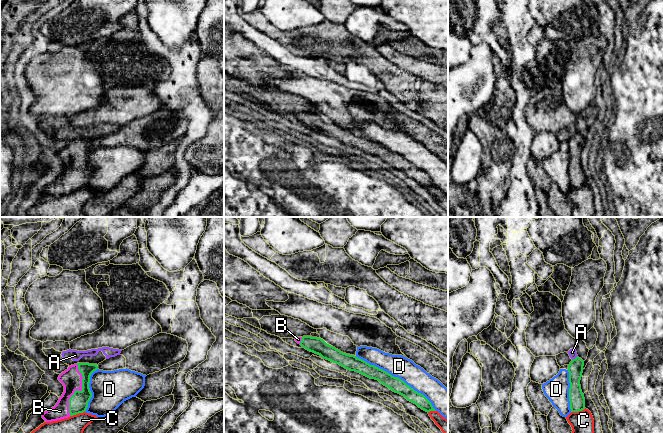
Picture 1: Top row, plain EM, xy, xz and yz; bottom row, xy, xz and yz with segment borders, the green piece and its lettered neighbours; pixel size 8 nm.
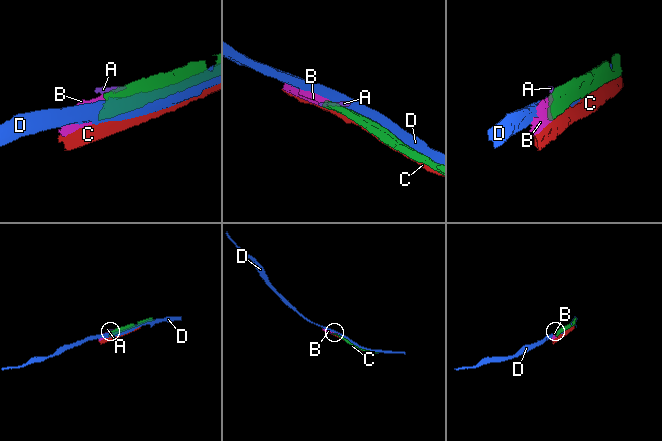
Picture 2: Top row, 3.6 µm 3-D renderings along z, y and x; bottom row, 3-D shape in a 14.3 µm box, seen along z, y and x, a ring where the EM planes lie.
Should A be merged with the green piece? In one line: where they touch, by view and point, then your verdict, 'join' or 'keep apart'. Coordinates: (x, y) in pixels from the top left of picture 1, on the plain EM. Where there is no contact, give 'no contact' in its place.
yz (575, 134) | keep apart

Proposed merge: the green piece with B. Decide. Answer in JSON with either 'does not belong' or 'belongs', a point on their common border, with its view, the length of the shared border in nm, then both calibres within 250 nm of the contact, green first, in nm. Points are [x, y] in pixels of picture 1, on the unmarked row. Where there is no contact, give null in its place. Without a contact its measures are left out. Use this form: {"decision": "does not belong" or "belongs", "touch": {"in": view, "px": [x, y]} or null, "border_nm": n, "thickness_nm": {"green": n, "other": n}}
{"decision": "belongs", "touch": {"in": "xy", "px": [78, 166]}, "border_nm": 420, "thickness_nm": {"green": 160, "other": 160}}

